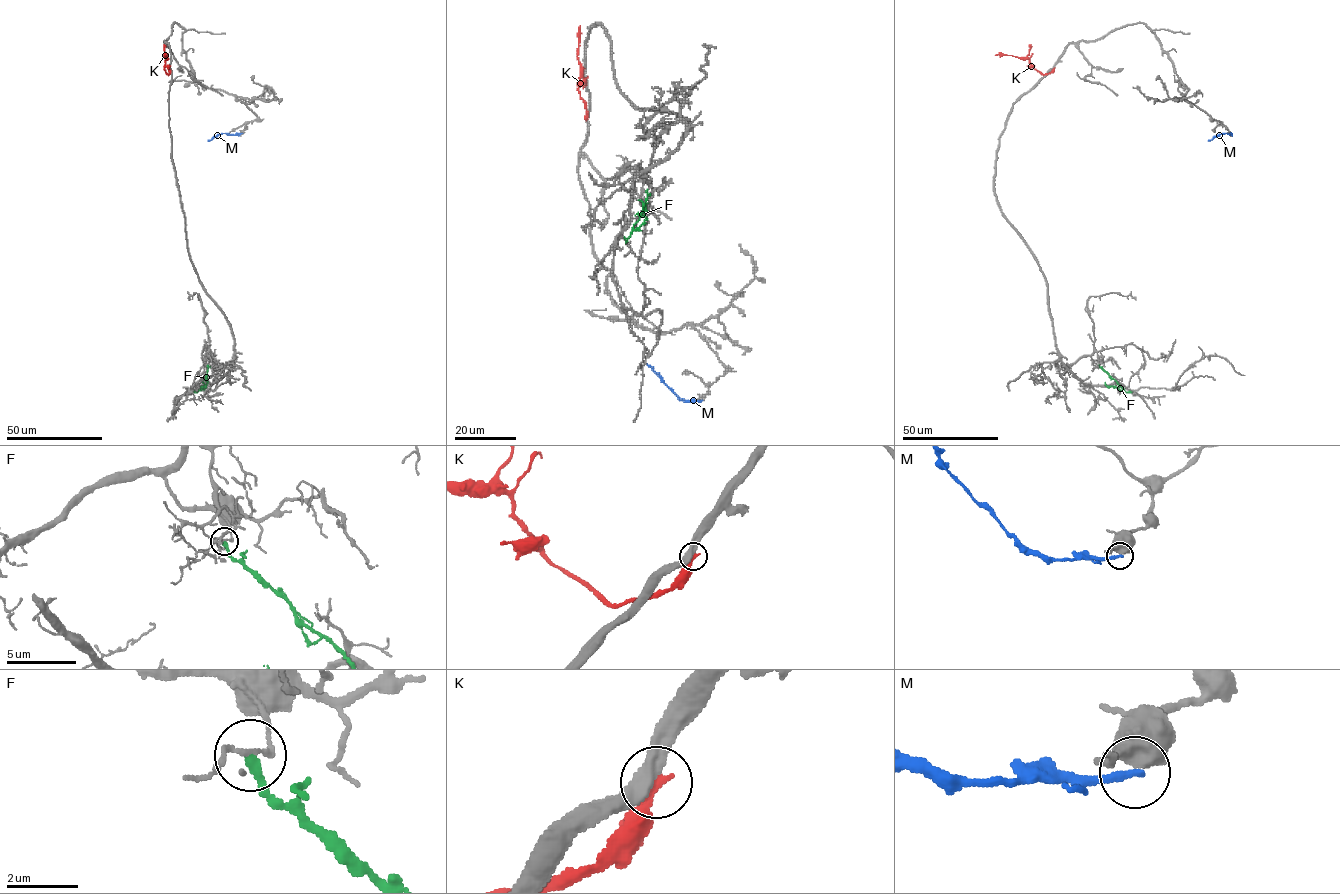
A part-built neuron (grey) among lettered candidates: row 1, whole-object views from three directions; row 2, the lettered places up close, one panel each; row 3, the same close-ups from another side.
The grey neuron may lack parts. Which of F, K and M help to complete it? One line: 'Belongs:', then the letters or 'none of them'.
Belongs: none of them

